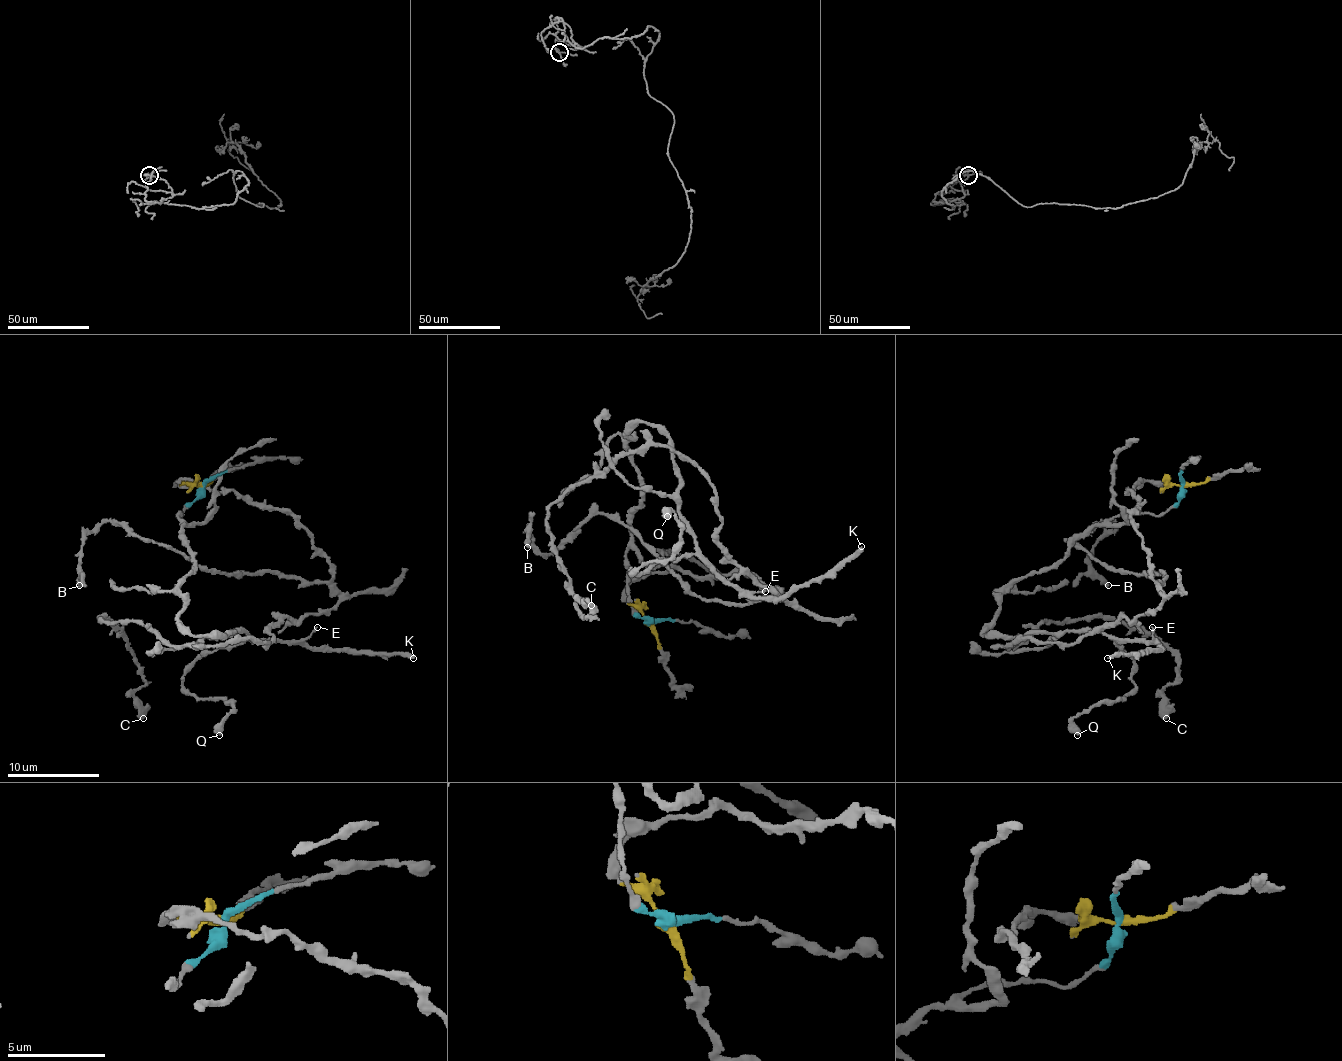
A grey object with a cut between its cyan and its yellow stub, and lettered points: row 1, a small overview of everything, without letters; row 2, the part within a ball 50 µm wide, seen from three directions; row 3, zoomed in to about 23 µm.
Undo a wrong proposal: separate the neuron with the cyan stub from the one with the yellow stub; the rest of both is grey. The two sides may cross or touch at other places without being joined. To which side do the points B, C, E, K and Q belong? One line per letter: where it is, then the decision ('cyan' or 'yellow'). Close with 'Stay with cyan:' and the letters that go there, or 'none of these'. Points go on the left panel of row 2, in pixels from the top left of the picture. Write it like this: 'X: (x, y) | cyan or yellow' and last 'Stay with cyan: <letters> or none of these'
B: (79, 585) | yellow
C: (143, 718) | yellow
E: (317, 627) | cyan
K: (413, 658) | cyan
Q: (219, 735) | cyan
Stay with cyan: E, K, Q

